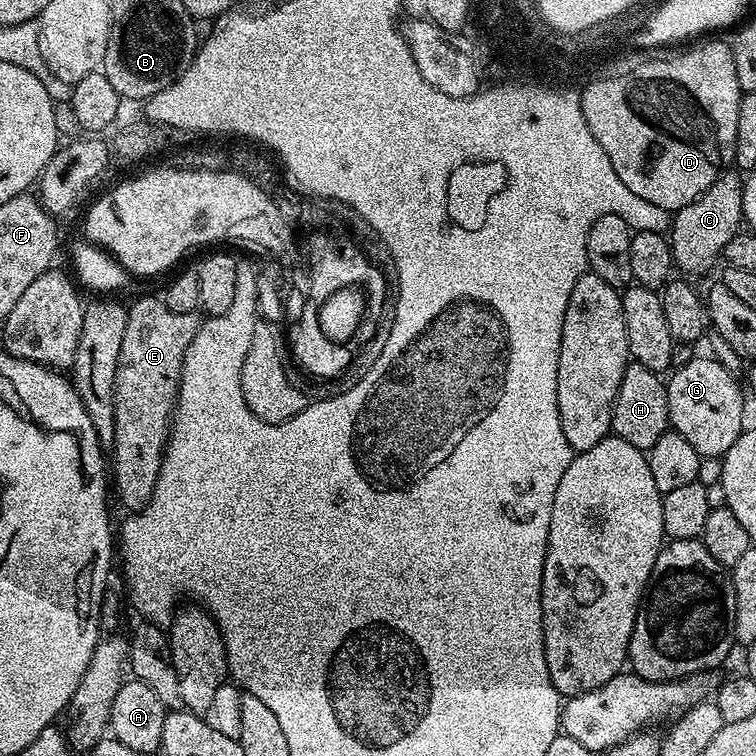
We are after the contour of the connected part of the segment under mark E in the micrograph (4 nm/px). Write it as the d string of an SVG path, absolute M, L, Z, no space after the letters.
M159 295L144 296L141 300L134 301L128 308L126 338L122 342L122 350L118 358L118 374L114 378L114 442L110 445L110 472L114 477L115 499L117 496L128 507L127 511L129 513L139 512L140 509L146 506L146 502L150 502L150 498L154 494L154 486L158 482L158 474L164 457L164 448L168 444L168 434L172 427L172 414L176 411L176 396L180 393L180 375L186 358L186 350L190 346L190 342L194 342L194 334L198 334L201 323L201 317L196 312L170 310L170 306L166 306Z

